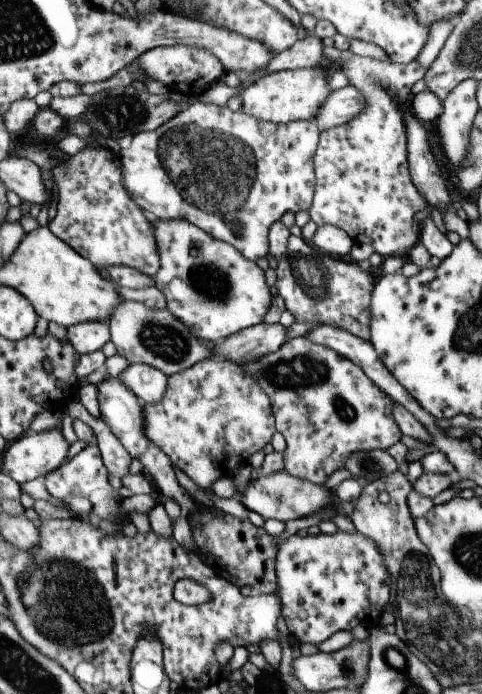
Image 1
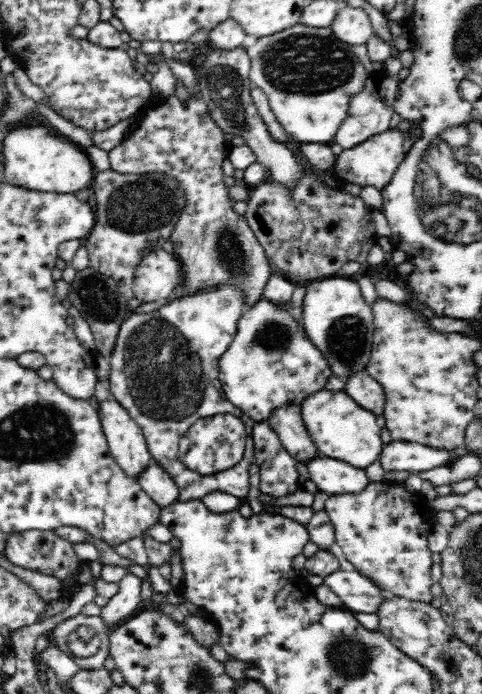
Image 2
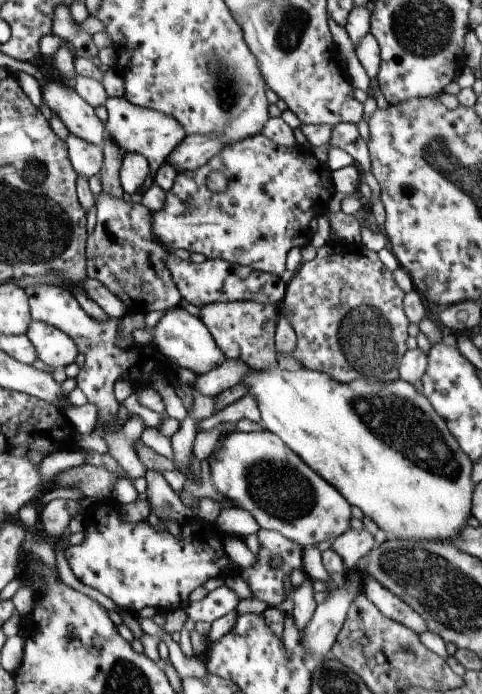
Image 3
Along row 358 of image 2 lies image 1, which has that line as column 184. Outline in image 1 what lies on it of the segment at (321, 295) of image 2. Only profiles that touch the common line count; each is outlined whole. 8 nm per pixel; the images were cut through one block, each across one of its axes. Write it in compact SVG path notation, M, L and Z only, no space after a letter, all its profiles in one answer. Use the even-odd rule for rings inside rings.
M120 300L106 323L119 356L131 364L146 364L166 377L212 356L211 344L200 343L166 308L150 309L143 303Z

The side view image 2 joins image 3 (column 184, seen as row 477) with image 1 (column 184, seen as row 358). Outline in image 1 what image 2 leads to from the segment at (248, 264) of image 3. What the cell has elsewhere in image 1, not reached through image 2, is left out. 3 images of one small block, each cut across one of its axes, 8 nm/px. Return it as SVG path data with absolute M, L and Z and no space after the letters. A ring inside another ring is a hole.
M195 101L186 110L180 110L175 116L172 116L155 130L135 133L124 142L117 154L120 162L122 185L127 196L130 196L140 210L149 217L165 220L186 220L199 228L199 230L206 232L209 236L230 244L243 258L250 261L259 260L268 252L268 228L271 224L279 221L279 217L283 213L290 212L295 214L299 211L306 211L310 207L312 194L314 193L314 170L312 169L311 157L316 149L320 132L312 121L291 121L288 123L260 121L239 110L231 111L226 106L215 106L215 104Z

